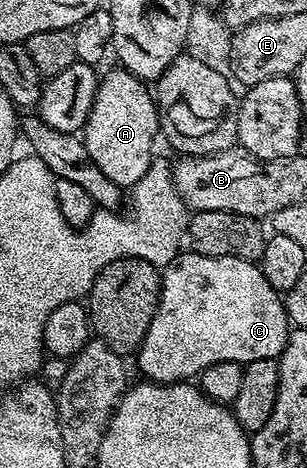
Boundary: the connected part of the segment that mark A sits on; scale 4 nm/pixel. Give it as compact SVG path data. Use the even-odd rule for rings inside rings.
M123 69L115 70L108 71L105 75L103 72L99 76L94 103L82 128L82 138L86 153L90 153L94 165L98 165L98 169L102 169L102 173L106 173L106 177L110 177L110 181L114 181L121 189L131 189L138 181L142 181L146 169L150 169L152 164L156 139L158 143L160 113L156 110L156 100L145 80L134 77Z

